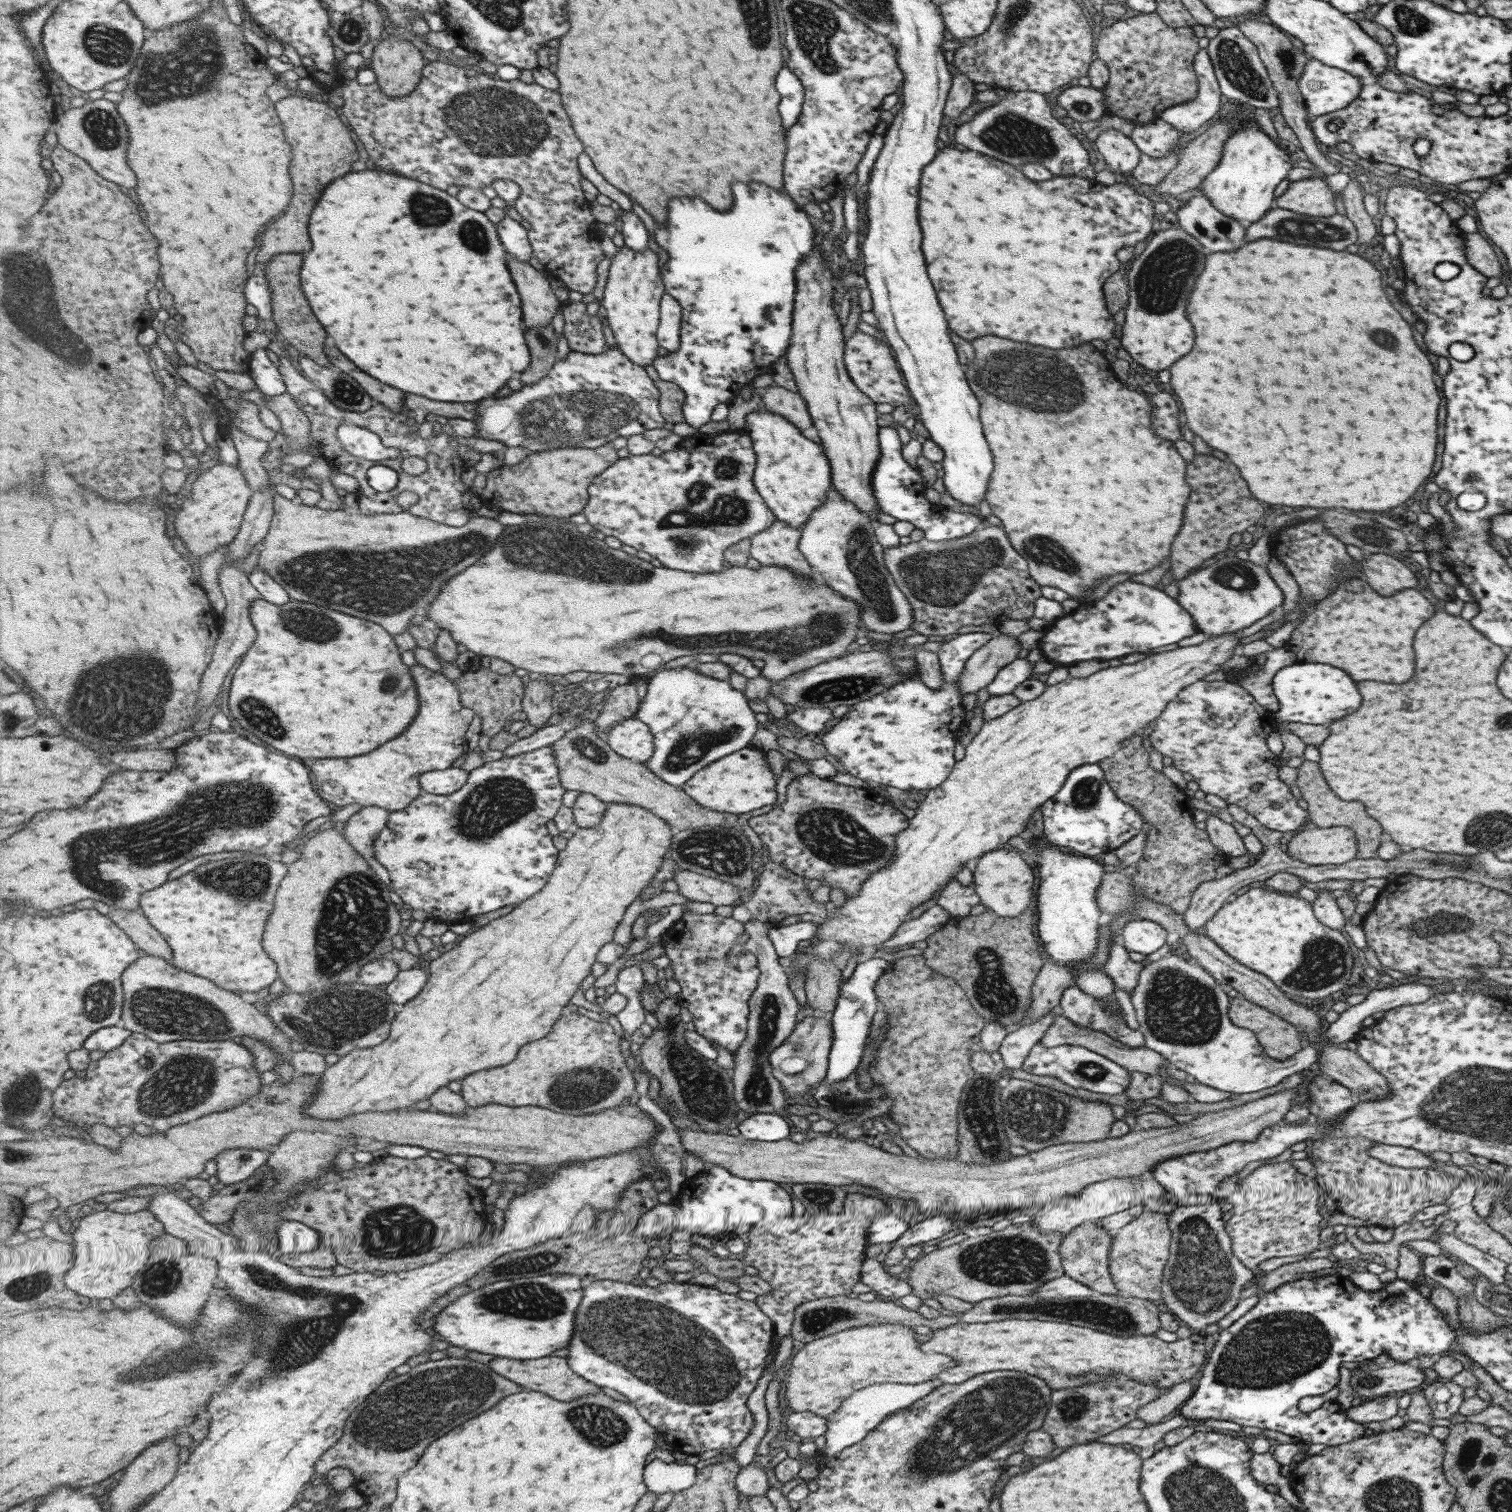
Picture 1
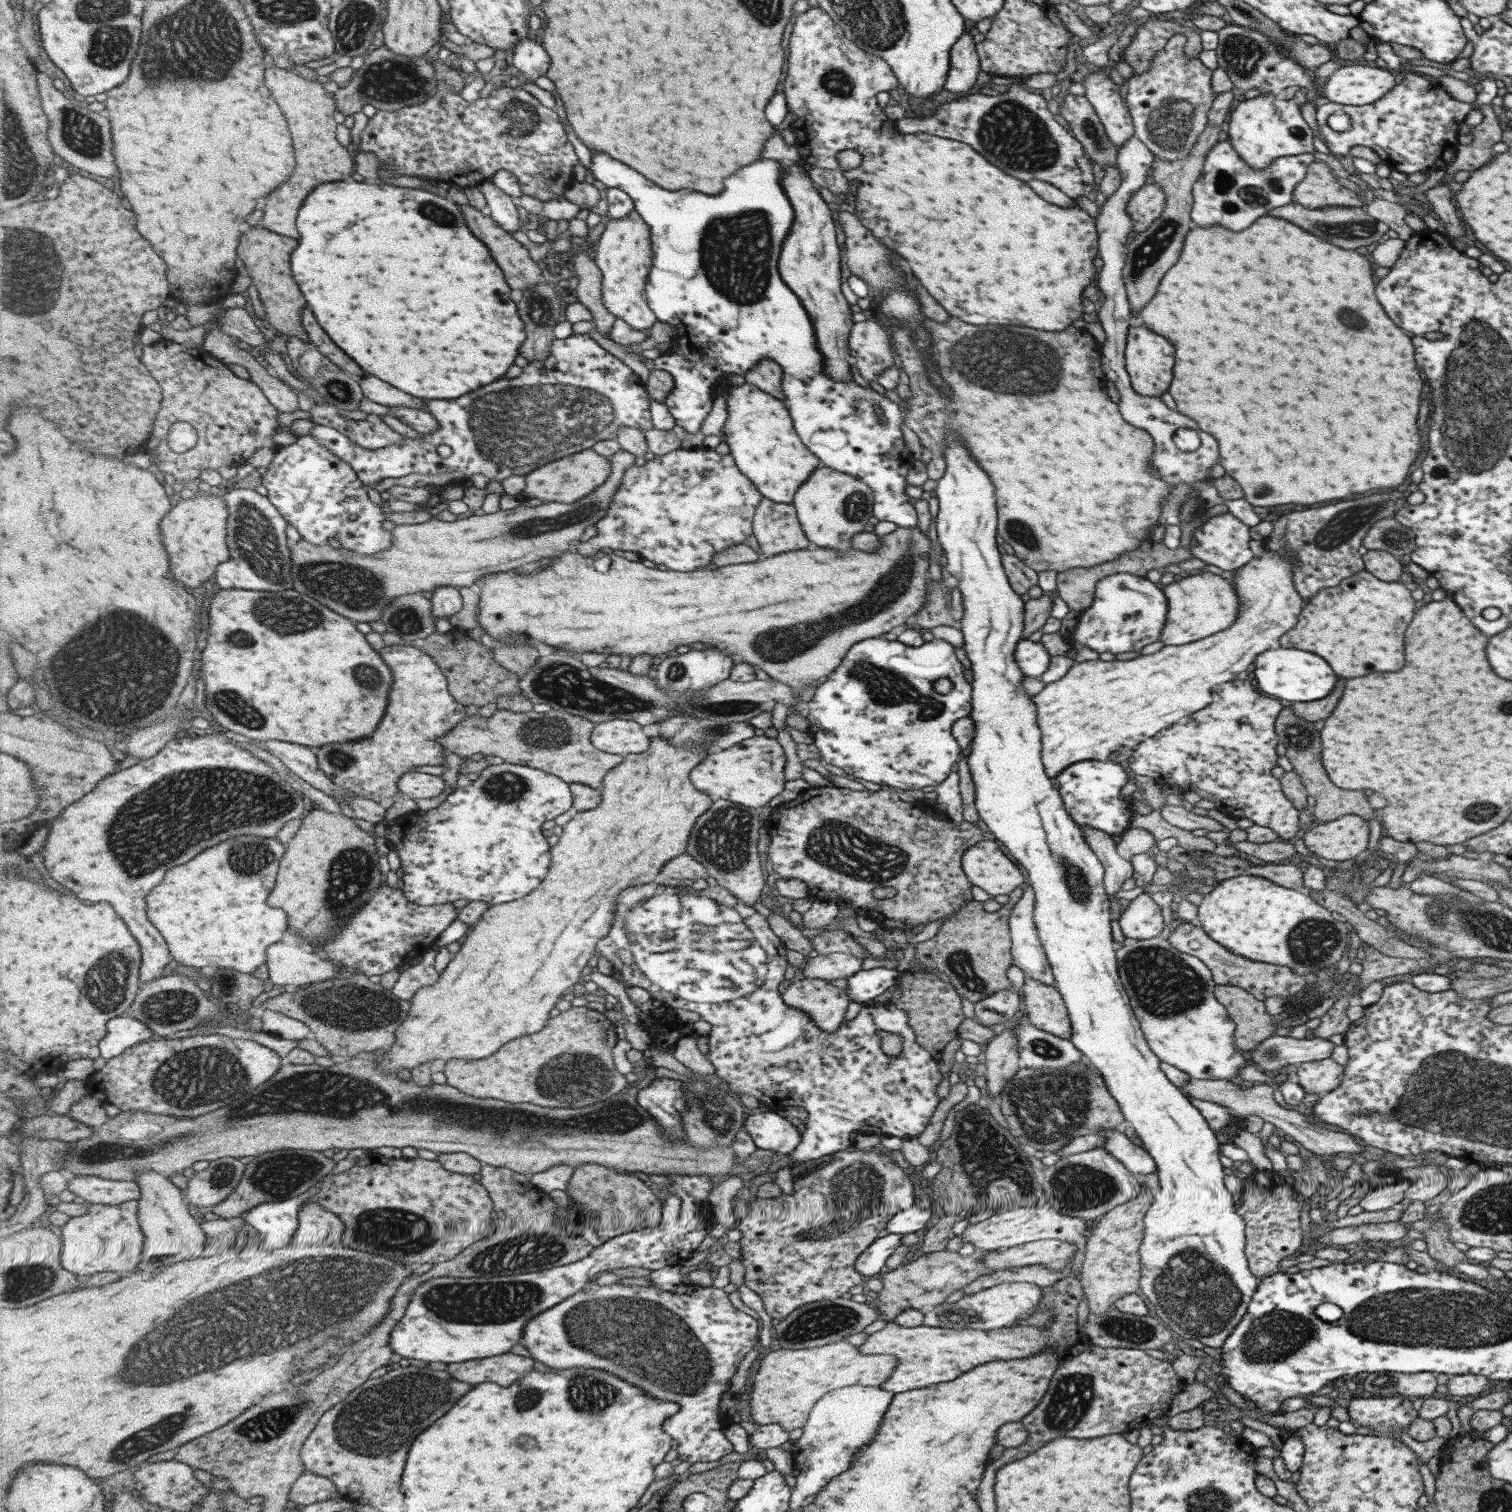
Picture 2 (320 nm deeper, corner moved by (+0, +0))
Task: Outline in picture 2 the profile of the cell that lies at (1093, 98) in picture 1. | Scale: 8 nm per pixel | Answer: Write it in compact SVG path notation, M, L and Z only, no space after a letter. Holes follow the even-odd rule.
M1067 93L1058 107L1058 114L1065 119L1069 131L1083 147L1083 153L1090 162L1101 167L1116 165L1118 148L1115 148L1105 136L1098 117L1087 99L1083 95Z

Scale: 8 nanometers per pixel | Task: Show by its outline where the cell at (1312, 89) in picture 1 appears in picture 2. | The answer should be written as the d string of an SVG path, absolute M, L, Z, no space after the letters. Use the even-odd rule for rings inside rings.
M1352 65L1339 67L1322 85L1325 101L1363 106L1379 100L1395 86L1395 78L1386 68Z

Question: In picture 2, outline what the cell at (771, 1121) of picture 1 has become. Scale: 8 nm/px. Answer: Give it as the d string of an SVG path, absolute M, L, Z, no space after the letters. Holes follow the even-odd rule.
M768 1110L749 1115L745 1128L757 1149L770 1150L777 1155L790 1155L802 1140L801 1134L787 1119Z

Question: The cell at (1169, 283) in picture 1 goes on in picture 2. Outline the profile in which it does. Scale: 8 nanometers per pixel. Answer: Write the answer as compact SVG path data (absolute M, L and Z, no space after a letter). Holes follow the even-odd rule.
M1132 322L1128 328L1124 348L1124 369L1127 371L1131 389L1135 393L1141 396L1161 396L1171 382L1173 348L1165 338L1151 334L1141 326Z

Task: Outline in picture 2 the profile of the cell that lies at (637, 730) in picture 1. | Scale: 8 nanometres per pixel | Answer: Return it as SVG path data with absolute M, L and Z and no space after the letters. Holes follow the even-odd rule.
M617 719L598 723L592 733L594 747L624 757L647 752L651 742L652 731L633 720Z

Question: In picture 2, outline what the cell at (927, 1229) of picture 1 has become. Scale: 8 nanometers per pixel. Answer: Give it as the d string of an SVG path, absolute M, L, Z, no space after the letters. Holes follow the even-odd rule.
M887 1234L876 1238L856 1259L854 1270L864 1278L878 1276L879 1270L885 1266L887 1257L900 1244L901 1235Z

